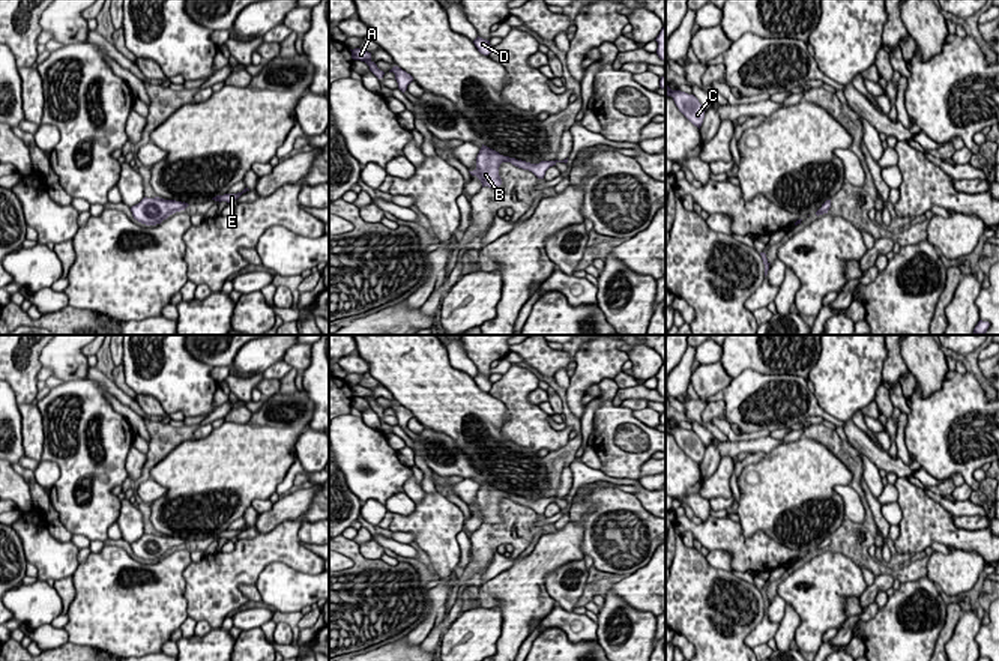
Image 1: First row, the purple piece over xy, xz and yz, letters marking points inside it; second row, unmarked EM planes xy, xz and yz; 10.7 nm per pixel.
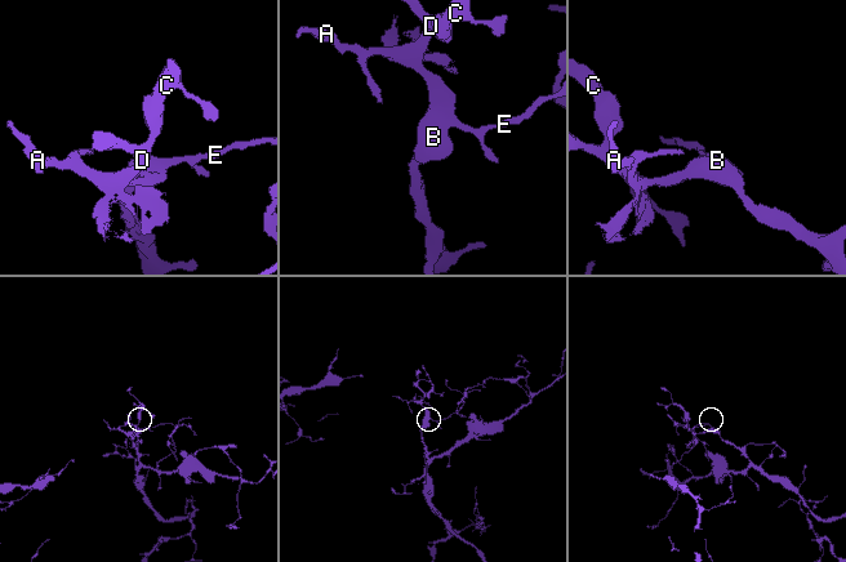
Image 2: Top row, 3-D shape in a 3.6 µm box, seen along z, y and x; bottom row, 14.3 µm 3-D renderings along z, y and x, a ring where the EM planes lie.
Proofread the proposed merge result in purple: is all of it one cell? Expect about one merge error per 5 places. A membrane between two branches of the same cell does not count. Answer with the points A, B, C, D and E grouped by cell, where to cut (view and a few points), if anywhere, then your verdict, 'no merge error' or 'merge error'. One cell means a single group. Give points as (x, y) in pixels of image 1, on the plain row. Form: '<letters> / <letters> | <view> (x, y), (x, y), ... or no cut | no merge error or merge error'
A B C D E | no cut | no merge error

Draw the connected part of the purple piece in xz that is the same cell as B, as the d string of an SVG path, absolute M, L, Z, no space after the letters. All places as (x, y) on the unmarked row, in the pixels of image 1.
M482 481L478 493L476 493L476 505L469 508L472 512L476 512L482 524L497 524L502 521L502 515L499 512L499 503L502 499L511 499L512 502L532 508L538 515L544 515L545 508L556 502L557 499L568 499L568 494L563 497L541 497L539 500L530 500L526 497L518 497L515 494L503 493L499 488Z

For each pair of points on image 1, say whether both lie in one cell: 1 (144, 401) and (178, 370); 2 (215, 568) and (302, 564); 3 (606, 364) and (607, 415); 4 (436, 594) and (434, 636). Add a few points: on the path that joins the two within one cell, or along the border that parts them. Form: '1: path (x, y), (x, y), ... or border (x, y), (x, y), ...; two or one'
1: border (137, 394), (153, 397), (165, 413); two
2: path (236, 568), (256, 553), (281, 553); one
3: border (613, 379), (604, 379), (598, 383); two
4: border (434, 627), (419, 643); two

